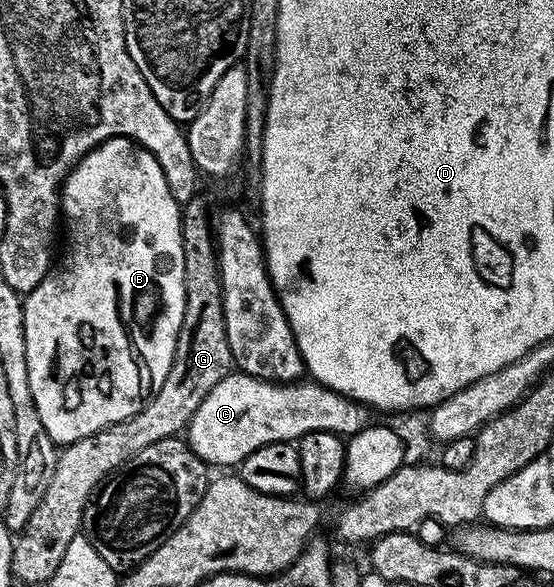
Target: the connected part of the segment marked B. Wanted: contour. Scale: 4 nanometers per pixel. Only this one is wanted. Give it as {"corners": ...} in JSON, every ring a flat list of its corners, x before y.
{"corners":[[112,137,107,139,102,145,96,145,83,158,73,166,73,170,66,175,65,184,61,186,61,208,60,216,63,218,63,241,65,237,65,254,60,254,59,260,50,268,49,273,32,291,24,294,25,303,25,334,27,335,27,371,31,379,31,395,35,399,35,407,39,411,39,419,43,419,43,427,47,427,47,435,51,435,54,445,64,447,75,443,79,439,89,437,93,433,98,433,101,429,106,429,109,425,114,425,120,421,126,421,128,417,133,417,143,406,149,404,149,400,157,394,159,387,163,387,163,379,167,379,167,371,171,371,171,363,175,355,175,343,179,335,179,327,183,323,183,311,185,310,185,272,183,271,183,239,181,238,181,214,182,206,171,195,171,187,167,187,167,175,163,175,163,167,159,167,159,159,151,151,147,151,143,146,131,140,129,137]]}

